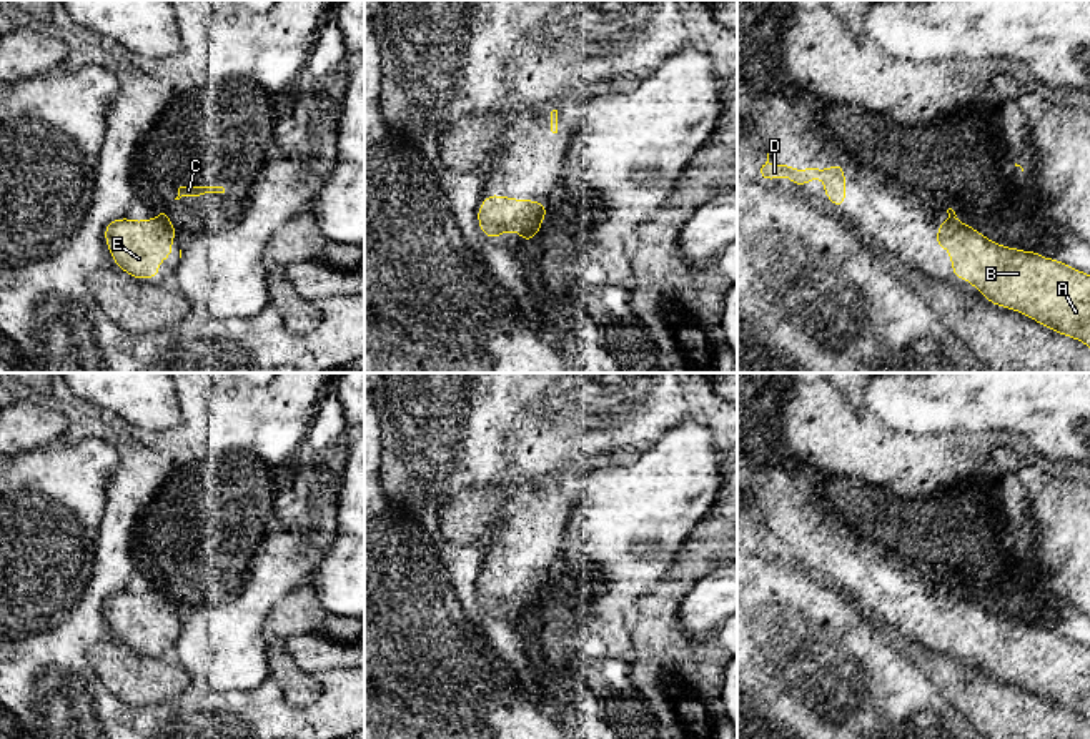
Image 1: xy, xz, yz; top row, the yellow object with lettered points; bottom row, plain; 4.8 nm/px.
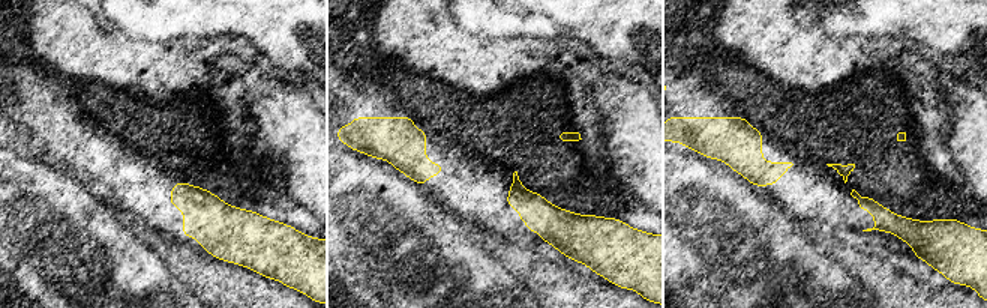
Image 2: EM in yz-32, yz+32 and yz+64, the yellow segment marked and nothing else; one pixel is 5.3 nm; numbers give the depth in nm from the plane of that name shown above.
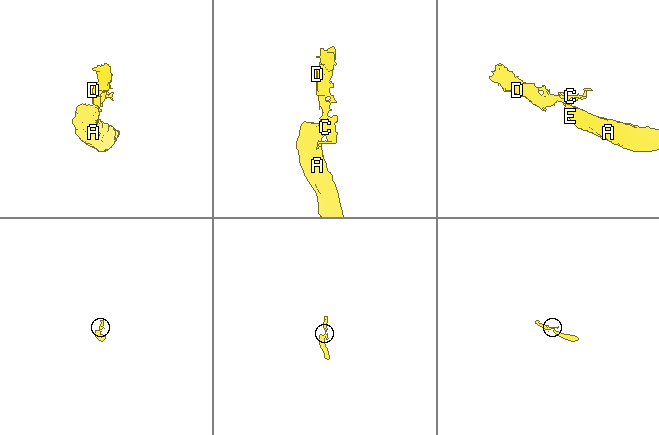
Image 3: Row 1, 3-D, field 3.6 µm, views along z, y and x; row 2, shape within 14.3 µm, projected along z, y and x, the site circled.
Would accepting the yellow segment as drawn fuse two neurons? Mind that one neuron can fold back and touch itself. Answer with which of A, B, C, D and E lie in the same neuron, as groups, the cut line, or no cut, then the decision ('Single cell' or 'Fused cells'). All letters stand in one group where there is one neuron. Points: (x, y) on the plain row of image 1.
Groups: A B C D E. No split. Single cell

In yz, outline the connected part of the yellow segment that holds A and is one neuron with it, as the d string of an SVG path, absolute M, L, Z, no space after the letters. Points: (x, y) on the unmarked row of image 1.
M952 581L947 586L950 591L939 598L937 621L950 624L954 651L965 651L990 676L1017 682L1060 707L1083 714L1090 722L1090 647L1035 624L1005 621L957 594Z

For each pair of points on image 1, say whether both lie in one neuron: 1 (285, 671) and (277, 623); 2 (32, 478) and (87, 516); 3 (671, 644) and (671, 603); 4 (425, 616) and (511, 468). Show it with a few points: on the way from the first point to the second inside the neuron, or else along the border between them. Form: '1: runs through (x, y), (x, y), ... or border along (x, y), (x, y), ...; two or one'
1: runs through (278, 659), (273, 634); one
2: runs through (47, 478), (52, 478), (75, 501); one
3: runs through (668, 634), (668, 613); one
4: border along (428, 543), (436, 551), (453, 591); two

